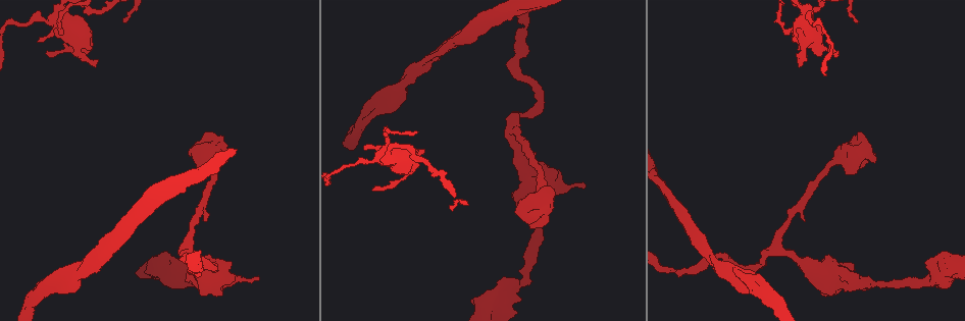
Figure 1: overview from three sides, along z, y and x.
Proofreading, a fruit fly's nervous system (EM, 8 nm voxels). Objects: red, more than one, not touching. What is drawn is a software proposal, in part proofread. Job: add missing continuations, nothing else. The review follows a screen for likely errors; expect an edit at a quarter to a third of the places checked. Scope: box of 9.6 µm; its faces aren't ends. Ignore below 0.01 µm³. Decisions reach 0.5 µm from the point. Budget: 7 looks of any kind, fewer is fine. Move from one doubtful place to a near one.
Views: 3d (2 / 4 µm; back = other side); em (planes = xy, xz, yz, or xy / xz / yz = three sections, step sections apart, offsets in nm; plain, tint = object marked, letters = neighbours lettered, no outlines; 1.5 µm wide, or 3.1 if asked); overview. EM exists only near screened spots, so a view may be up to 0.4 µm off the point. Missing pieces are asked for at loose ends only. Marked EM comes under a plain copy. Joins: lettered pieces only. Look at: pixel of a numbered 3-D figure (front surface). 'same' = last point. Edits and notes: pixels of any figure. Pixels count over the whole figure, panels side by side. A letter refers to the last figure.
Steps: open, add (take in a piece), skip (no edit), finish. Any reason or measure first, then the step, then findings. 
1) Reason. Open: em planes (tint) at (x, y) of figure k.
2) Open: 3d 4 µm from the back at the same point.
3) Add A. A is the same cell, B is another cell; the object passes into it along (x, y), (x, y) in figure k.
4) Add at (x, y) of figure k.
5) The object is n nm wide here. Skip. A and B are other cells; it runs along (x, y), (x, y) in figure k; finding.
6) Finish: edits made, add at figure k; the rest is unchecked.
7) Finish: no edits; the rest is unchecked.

Free end. Open: 3d 2 µm at (584, 186) of figure 1.

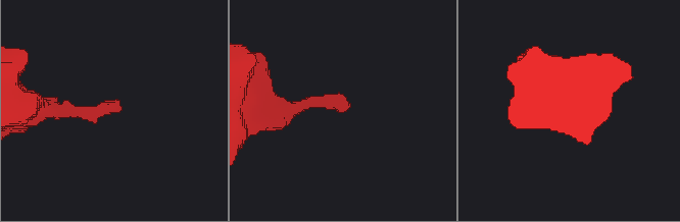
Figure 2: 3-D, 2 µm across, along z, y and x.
Shape alone is not enough. Open: em planes (letters) at (119, 111) of figure 2.

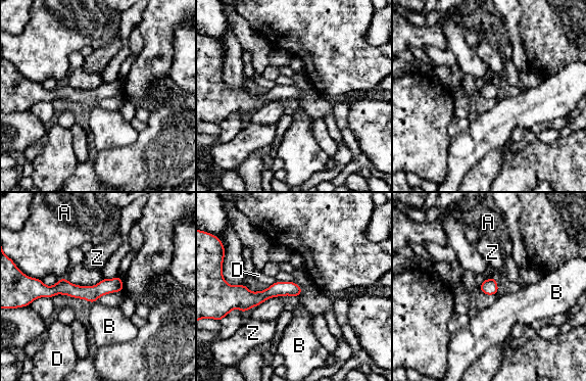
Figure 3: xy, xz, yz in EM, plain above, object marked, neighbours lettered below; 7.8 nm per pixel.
Skip. A, B, D and Z are other cells; it runs along (60, 285), (75, 291), (120, 288) in figure 3; no lettered piece goes on from it.

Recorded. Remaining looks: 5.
Branch stops here. Open: em planes (letters) at (844, 280) of figure 1.

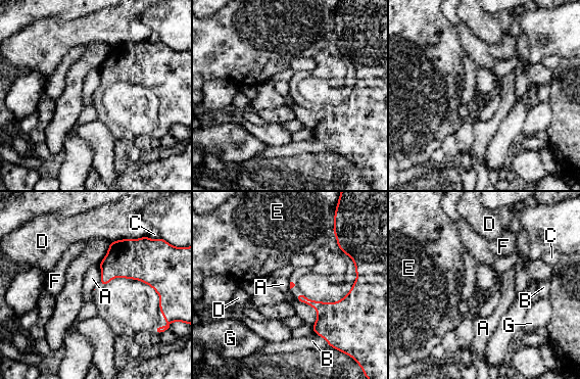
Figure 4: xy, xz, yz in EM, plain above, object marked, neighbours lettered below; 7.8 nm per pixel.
Skip. A, B, C, D, E, F and G are other cells; a border runs along (101, 276), (101, 280), (98, 283) in figure 4; no lettered piece goes on from it.

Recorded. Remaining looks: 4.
Tapers out. Open: 3d 2 µm at (838, 54) of figure 1.

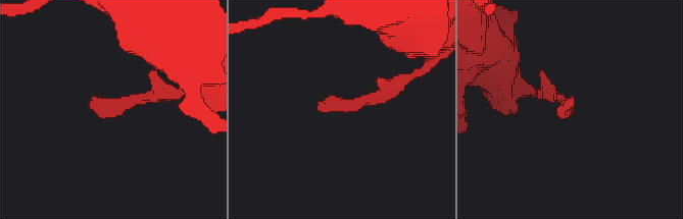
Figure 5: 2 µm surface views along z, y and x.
Need the tissue. Open: em xz step 4 (tint) at (94, 98) of figure 5.

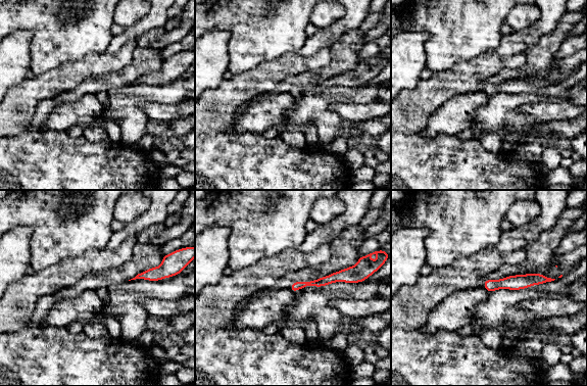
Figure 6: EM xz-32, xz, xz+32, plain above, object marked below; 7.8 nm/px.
Another direction. Open: em planes (letters) at the same point.

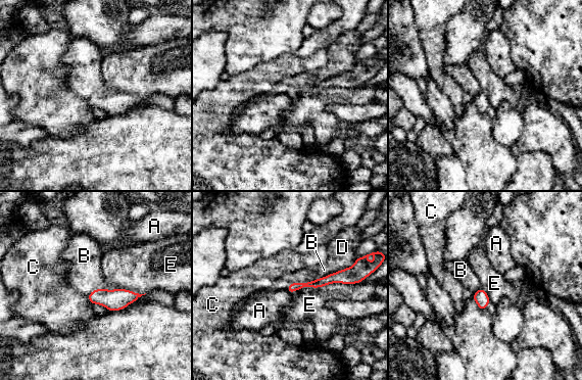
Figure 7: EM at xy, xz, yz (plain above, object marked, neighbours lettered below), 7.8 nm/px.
Skip. A, B, C, D and E are other cells; it runs along (350, 278), (331, 278), (290, 289) in figure 7; none of them fits.

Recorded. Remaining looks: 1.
Finish: no edits; the rest is unchecked.

